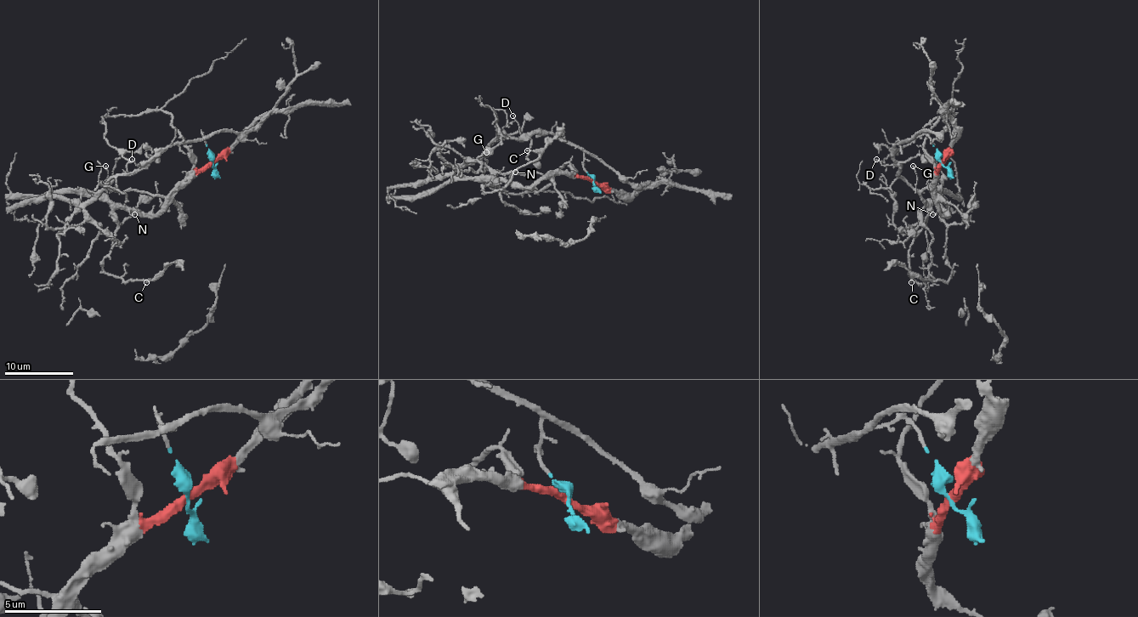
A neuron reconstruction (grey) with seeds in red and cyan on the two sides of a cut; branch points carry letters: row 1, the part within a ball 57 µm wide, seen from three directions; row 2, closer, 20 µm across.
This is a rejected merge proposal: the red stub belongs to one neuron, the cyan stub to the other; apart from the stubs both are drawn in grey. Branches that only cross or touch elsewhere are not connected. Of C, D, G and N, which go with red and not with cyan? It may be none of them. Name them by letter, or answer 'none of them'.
C, N

